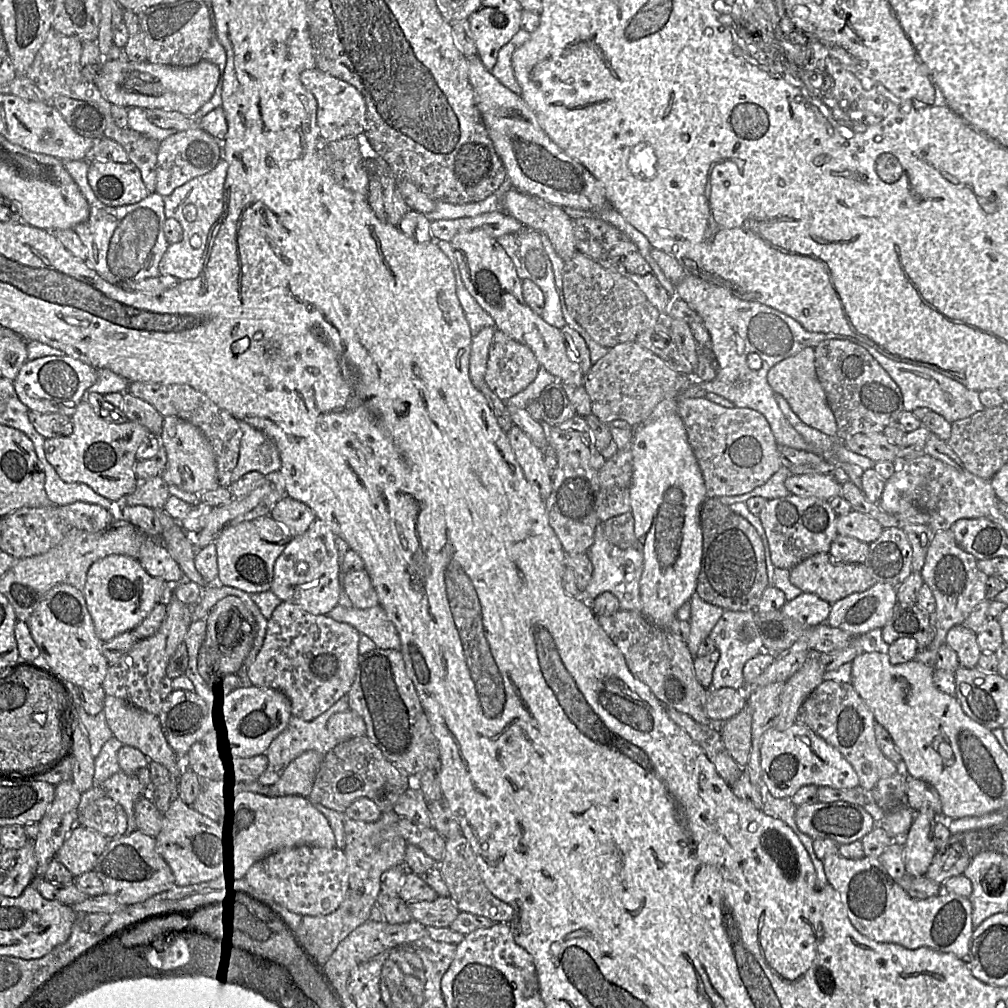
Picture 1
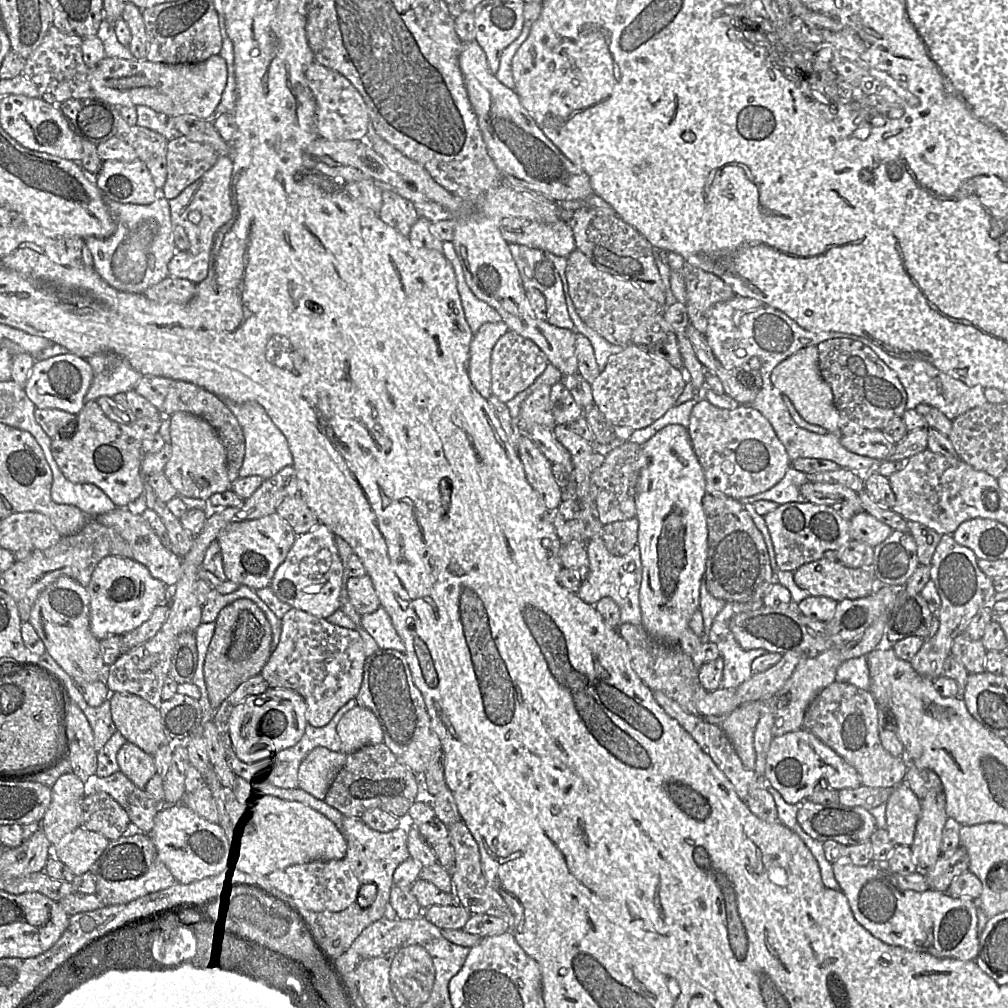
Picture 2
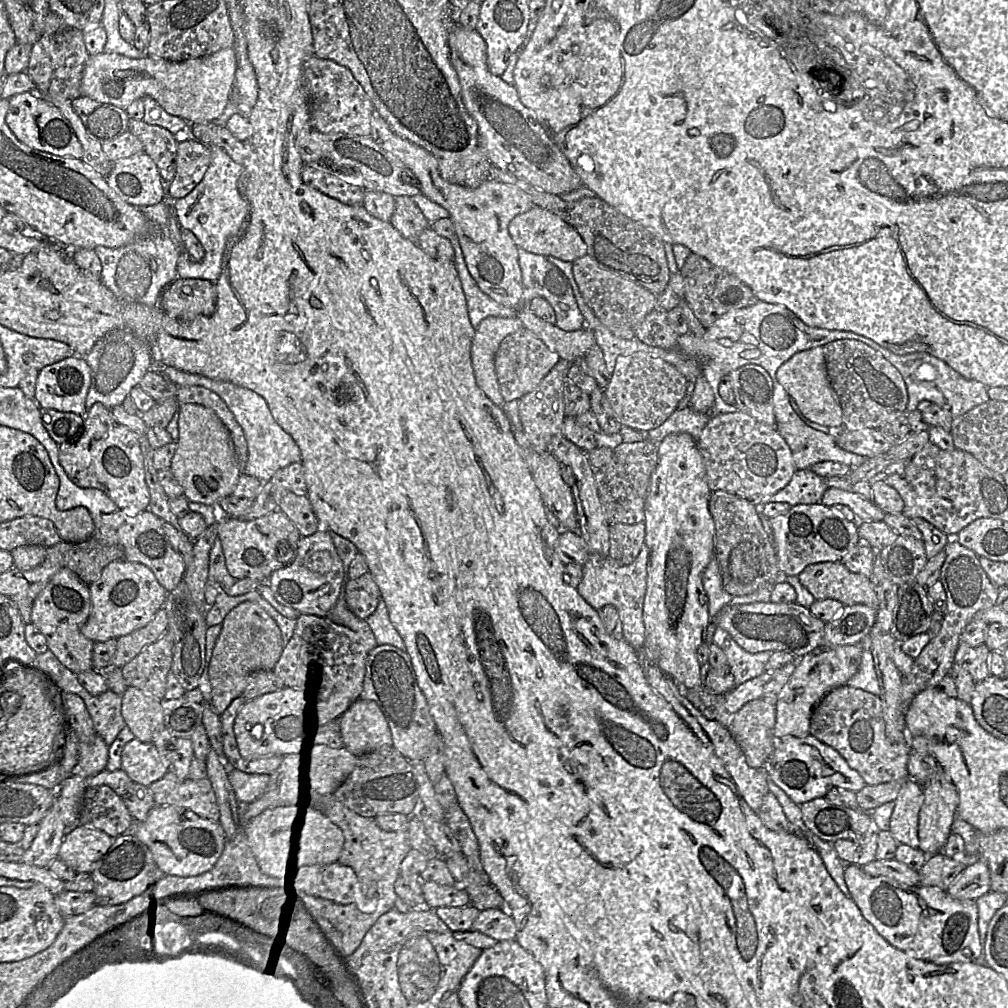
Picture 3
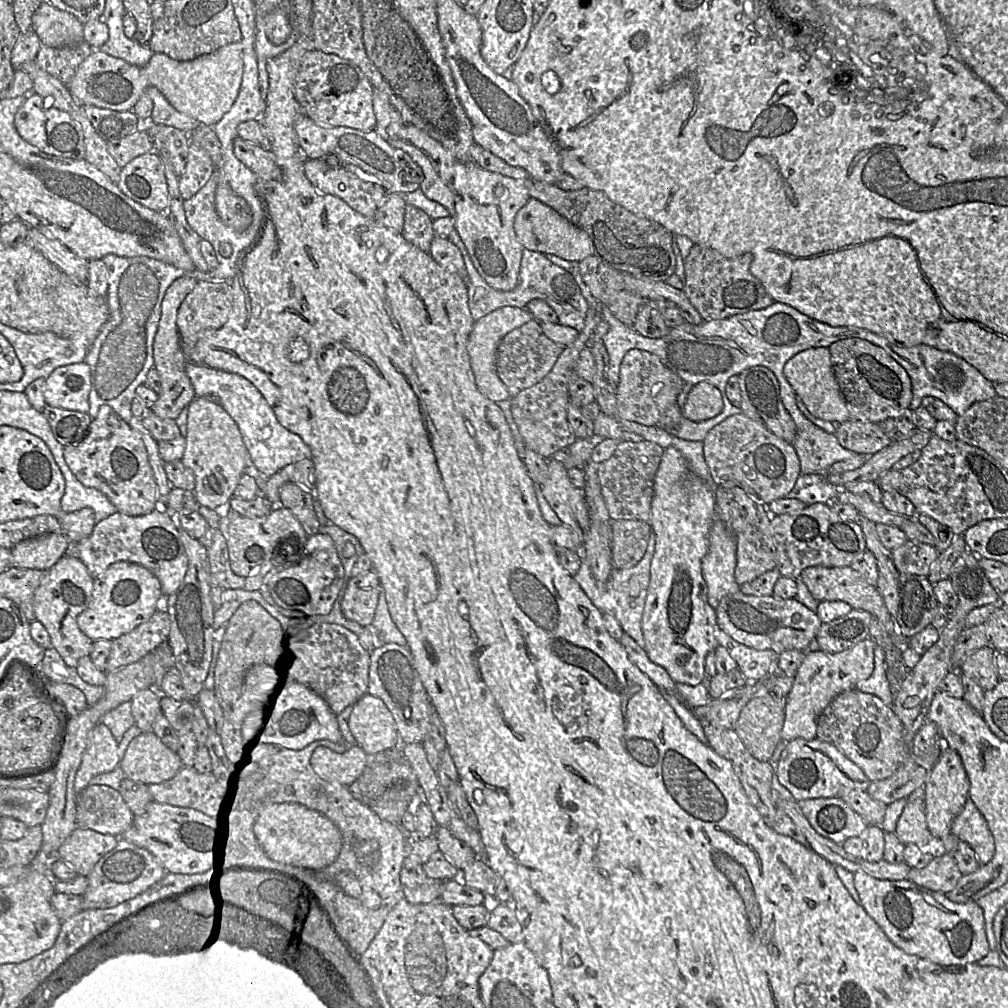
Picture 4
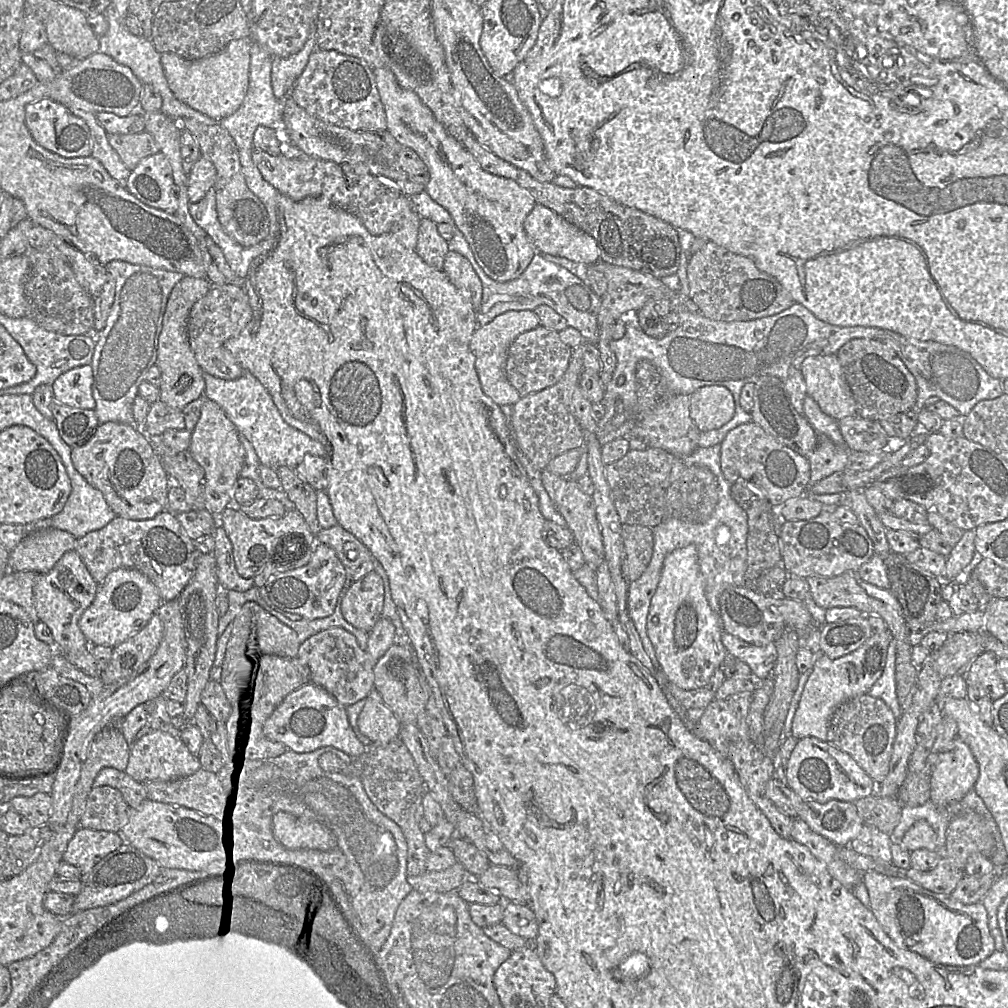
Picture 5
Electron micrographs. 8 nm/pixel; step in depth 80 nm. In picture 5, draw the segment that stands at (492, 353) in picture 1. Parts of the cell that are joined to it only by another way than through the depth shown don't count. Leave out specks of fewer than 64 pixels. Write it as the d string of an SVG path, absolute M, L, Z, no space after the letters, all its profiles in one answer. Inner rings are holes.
M543 325L520 334L509 346L505 374L520 397L555 385L565 374L572 348L561 341L558 332Z

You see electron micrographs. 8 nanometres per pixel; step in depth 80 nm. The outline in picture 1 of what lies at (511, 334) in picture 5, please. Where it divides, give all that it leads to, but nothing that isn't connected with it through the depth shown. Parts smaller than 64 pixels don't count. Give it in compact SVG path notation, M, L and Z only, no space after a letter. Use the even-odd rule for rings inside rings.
M495 326L484 327L472 336L469 375L477 389L485 382L489 347L496 330Z

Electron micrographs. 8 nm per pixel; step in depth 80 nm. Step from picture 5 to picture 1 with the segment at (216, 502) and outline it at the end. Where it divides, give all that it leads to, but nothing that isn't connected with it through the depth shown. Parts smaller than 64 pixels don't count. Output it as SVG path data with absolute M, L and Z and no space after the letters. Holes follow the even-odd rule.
M167 416L164 417L159 439L167 453L167 461L161 471L161 477L168 485L174 485L194 494L220 487L213 449L198 427L179 417Z

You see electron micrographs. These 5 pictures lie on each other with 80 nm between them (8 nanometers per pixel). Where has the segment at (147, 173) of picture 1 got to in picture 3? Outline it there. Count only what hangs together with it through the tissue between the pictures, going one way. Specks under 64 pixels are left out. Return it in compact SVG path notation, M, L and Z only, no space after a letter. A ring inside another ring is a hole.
M130 119L127 131L141 141L143 153L155 162L163 182L170 183L176 173L178 141L175 136L165 128L143 120Z

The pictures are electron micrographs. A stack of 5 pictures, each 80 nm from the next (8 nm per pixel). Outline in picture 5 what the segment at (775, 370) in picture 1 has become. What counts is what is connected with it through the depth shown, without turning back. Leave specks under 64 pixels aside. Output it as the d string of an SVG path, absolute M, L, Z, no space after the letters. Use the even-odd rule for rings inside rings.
M836 355L805 358L801 372L807 396L814 399L821 411L840 421L856 415L856 404Z

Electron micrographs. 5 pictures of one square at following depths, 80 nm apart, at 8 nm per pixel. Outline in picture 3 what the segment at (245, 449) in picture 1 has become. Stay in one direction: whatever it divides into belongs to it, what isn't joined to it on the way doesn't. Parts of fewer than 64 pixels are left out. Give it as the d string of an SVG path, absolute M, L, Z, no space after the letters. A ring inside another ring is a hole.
M153 366L152 370L161 373L176 386L202 387L213 392L224 401L228 409L234 415L237 423L242 428L247 442L248 458L243 474L256 477L261 482L267 482L280 469L285 468L290 464L301 462L301 452L298 445L293 438L276 423L265 399L260 395L229 382L212 380L201 375L190 374L172 367Z

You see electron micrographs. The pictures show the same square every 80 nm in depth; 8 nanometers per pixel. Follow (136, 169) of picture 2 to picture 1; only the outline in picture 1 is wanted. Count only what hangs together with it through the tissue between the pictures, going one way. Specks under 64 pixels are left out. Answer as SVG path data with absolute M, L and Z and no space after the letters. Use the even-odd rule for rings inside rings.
M88 161L88 183L101 203L109 207L135 204L150 193L133 163Z

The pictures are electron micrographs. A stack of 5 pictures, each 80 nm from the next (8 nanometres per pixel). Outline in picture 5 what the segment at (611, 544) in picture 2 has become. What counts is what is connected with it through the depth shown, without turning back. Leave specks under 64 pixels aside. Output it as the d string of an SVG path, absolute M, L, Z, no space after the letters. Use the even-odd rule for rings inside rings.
M622 524L622 541L625 552L622 574L628 582L632 582L643 574L651 560L654 545L652 528Z

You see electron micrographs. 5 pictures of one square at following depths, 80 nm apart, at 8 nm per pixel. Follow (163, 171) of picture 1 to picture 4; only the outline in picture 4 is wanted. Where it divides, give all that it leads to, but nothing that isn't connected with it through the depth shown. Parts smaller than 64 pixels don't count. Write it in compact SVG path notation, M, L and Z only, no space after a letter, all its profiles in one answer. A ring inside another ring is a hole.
M191 143L184 173L179 177L179 191L184 200L194 196L209 180L214 164L208 153Z

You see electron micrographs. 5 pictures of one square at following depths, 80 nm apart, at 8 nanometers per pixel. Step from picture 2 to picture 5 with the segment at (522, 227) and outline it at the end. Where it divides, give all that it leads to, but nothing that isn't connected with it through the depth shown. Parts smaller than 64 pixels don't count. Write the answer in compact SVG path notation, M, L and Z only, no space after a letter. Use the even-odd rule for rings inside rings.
M536 204L526 217L524 229L534 244L537 253L560 256L575 262L593 265L600 260L600 251L595 239L574 224L541 204Z

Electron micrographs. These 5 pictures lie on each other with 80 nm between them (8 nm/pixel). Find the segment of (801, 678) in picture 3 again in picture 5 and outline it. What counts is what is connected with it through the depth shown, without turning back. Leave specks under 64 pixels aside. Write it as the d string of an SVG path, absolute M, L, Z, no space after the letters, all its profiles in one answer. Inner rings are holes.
M887 628L882 633L872 635L858 649L840 658L831 659L818 653L793 718L791 737L827 741L830 720L836 708L847 700L868 694L881 677L892 640L892 634Z

